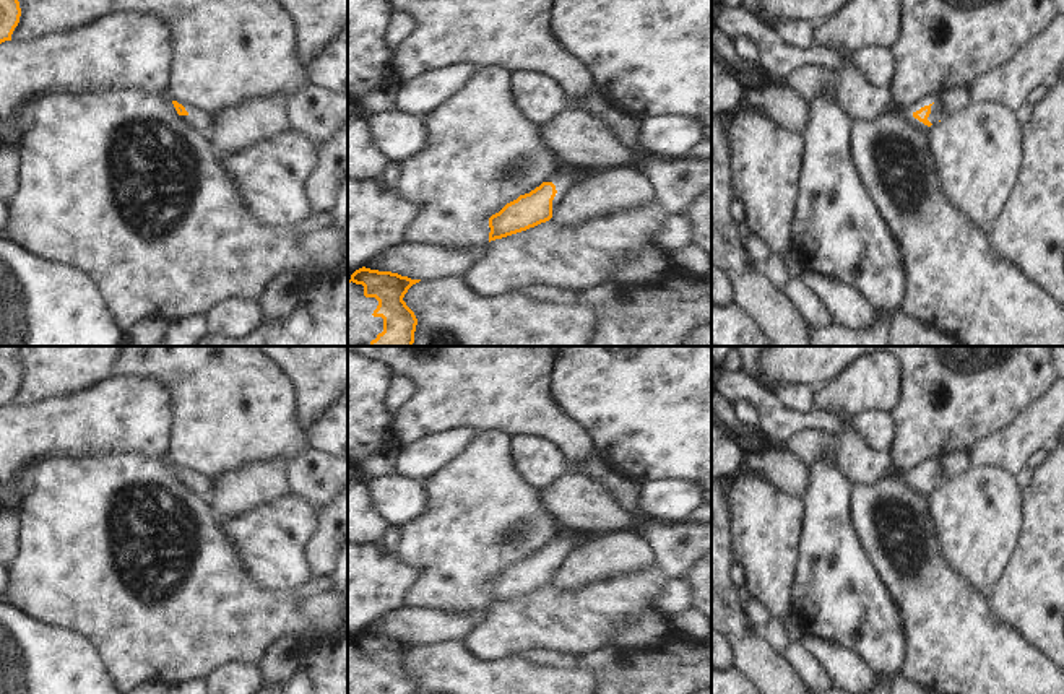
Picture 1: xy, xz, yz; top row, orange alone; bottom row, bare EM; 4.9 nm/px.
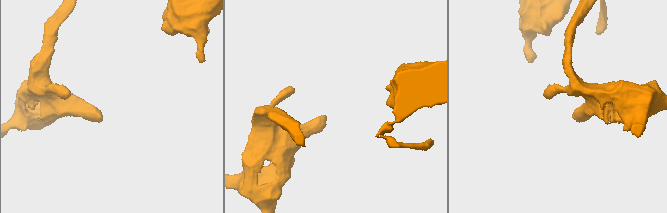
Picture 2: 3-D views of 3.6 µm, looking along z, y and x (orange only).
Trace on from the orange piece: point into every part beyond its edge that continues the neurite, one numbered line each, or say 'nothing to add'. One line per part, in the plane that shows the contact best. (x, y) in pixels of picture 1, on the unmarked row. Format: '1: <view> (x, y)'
1: xz (561, 545)

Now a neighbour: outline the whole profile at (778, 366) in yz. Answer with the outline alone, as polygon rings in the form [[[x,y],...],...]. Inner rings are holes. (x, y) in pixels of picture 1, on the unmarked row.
[[[765,346],[752,379],[773,392],[785,385],[815,388],[832,382],[861,356],[887,346]]]

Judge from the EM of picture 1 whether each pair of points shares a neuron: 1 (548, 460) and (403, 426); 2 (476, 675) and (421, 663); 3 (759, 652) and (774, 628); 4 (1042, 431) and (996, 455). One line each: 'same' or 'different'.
1: different
2: same
3: different
4: same

